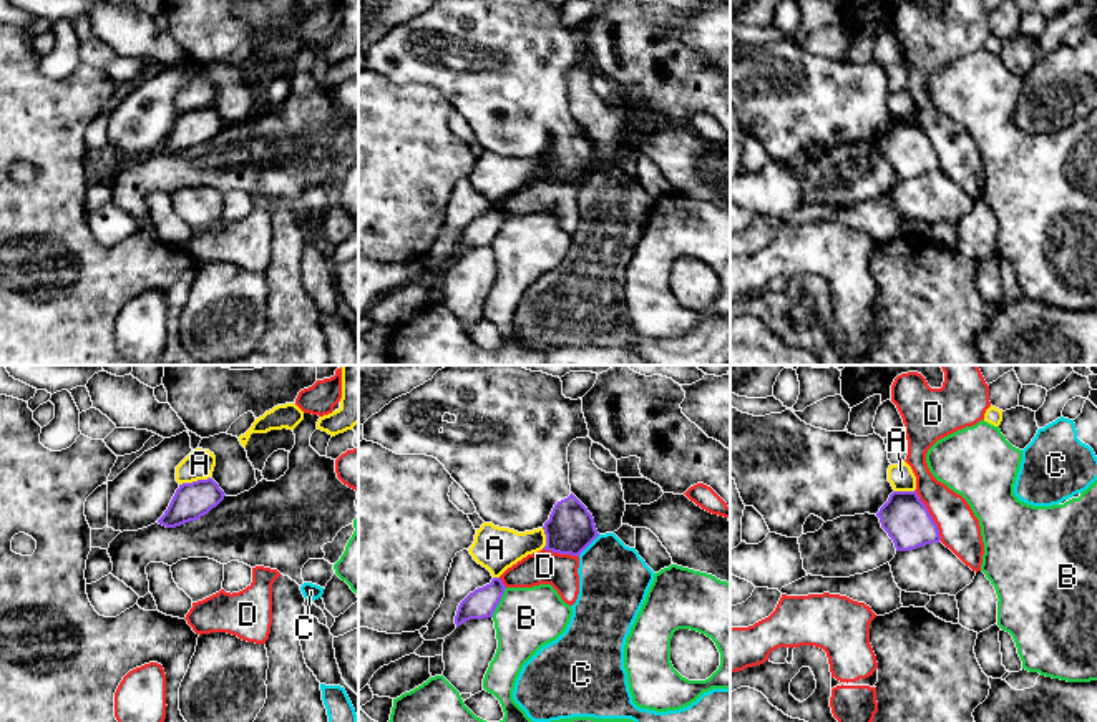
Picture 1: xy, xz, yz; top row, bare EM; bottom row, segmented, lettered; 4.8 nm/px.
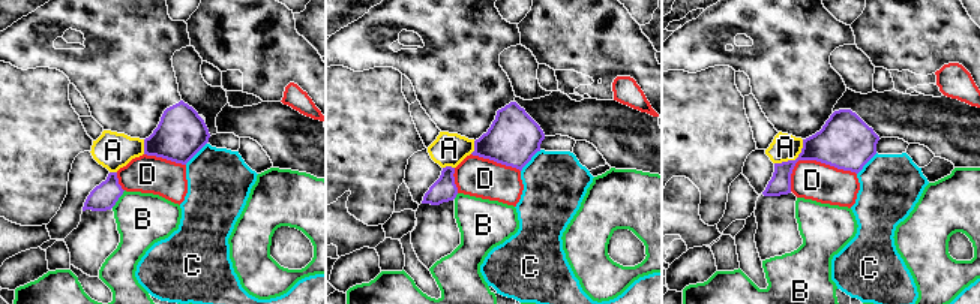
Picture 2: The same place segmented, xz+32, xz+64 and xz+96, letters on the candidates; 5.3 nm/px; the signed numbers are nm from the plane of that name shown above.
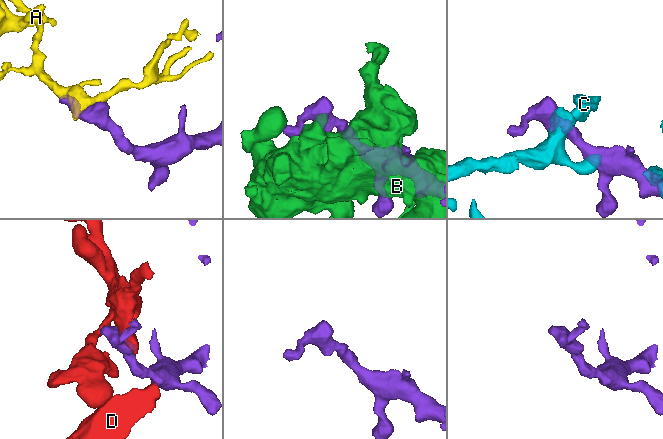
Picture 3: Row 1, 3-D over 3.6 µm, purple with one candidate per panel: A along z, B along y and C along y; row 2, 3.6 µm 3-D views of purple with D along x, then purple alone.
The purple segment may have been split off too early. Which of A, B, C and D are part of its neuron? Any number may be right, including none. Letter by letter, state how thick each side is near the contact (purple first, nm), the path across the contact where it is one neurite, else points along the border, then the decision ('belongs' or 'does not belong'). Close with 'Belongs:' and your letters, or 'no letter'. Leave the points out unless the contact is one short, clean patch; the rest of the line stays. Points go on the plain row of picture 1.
A: calibres 180 and 150 nm; does not belong
B: calibres 140 and 300 nm; does not belong
C: calibres 240 and 340 nm; does not belong
D: calibres 220 and 200 nm; does not belong
Belongs: no letter

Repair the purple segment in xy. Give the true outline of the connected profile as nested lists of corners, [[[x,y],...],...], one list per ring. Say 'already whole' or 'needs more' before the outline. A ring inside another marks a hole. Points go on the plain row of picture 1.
needs more; [[[183,60],[144,80],[113,110],[108,110],[108,156],[138,159],[159,151],[176,156],[207,143],[224,128],[212,108],[179,113],[176,95],[193,80]]]

